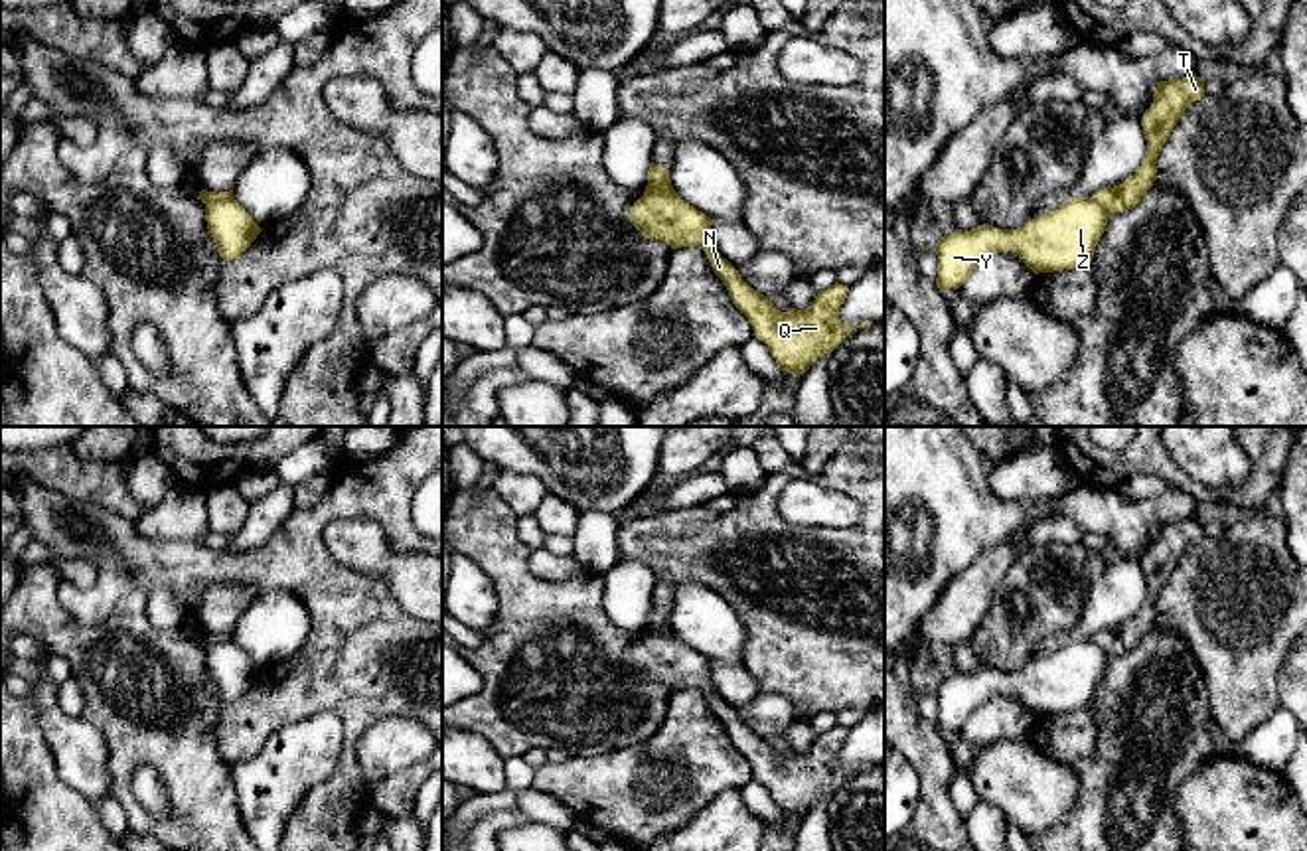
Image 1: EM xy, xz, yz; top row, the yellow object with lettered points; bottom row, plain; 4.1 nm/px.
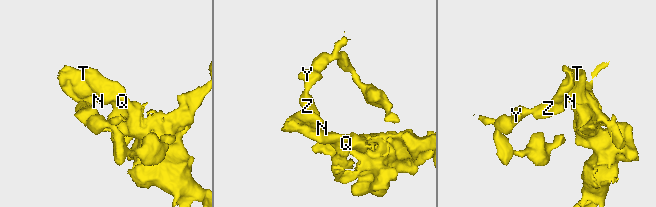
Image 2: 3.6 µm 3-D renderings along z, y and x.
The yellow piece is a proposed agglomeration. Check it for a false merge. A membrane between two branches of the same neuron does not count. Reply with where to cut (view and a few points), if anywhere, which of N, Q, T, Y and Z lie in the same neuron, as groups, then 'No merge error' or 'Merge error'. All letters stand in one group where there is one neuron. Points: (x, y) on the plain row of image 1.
Split along xz (646, 632), (676, 640). Groups: N Q T / Y Z. Merge error

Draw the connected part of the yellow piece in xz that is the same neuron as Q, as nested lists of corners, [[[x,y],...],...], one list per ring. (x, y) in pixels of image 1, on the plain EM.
[[[644,634],[630,650],[630,665],[644,681],[659,681],[671,691],[703,691],[732,746],[748,760],[754,778],[768,788],[778,810],[794,819],[804,817],[819,798],[831,796],[853,772],[873,766],[865,762],[847,768],[839,762],[839,750],[849,735],[839,725],[819,733],[806,752],[780,754],[721,699],[711,677],[713,661],[679,640]]]

